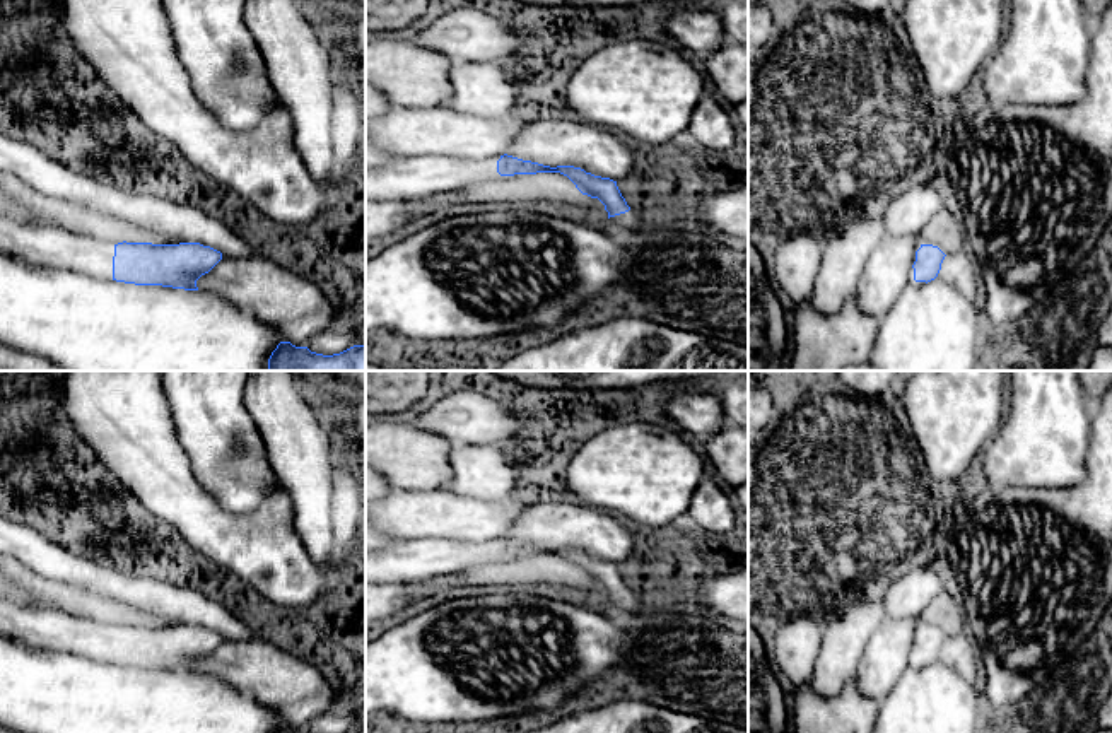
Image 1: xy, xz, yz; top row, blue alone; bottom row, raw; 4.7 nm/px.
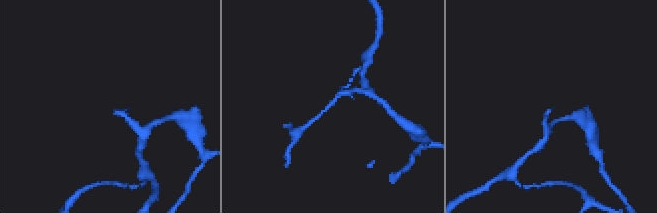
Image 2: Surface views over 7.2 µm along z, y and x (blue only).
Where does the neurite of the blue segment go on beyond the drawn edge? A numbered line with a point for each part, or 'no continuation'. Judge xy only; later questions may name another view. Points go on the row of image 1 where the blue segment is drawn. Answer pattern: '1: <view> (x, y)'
1: xy (41, 245)

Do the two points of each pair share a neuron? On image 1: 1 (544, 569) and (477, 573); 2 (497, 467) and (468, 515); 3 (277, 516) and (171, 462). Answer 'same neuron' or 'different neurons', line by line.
1: same neuron
2: different neurons
3: same neuron

